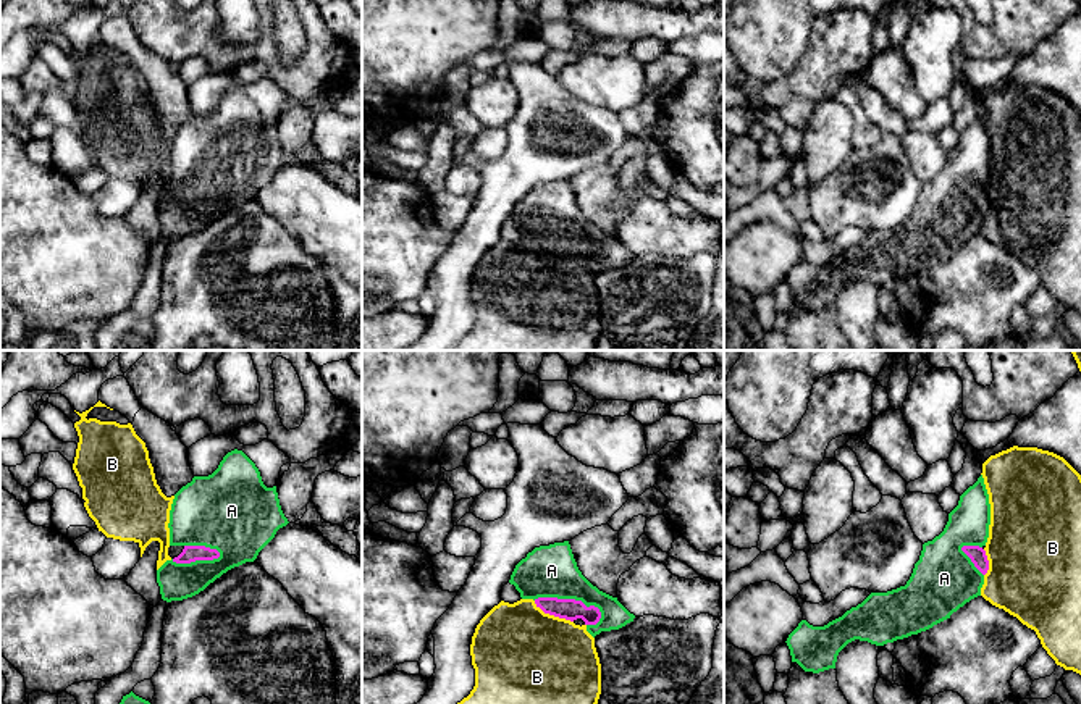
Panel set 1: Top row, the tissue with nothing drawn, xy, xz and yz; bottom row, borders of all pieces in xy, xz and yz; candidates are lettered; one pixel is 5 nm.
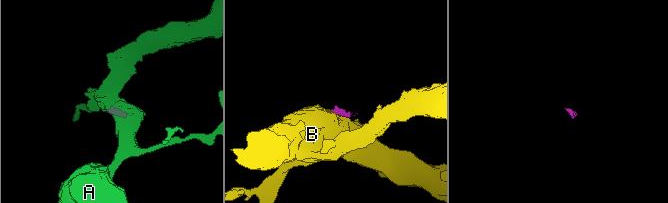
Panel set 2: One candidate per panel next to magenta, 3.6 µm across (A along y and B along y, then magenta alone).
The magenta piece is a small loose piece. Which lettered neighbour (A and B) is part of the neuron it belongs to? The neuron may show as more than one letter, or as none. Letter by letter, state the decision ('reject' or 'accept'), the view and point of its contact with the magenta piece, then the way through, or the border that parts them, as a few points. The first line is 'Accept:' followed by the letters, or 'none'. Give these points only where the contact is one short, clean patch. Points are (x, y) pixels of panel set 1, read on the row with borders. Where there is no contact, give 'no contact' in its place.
Accept: A
A: accept; contact xz (571, 599); way xz (569, 609), (571, 599), (555, 583), (551, 570)
B: reject; contact xz (553, 614); border xz (534, 601), (545, 612), (572, 622)

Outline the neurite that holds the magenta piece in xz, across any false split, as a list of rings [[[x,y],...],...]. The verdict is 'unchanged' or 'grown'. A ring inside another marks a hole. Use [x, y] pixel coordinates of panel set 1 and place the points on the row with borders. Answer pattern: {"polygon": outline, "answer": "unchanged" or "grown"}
{"polygon": [[[569,541],[535,547],[515,565],[509,583],[545,614],[570,622],[582,618],[593,638],[635,618],[617,597],[599,591],[582,575]]], "answer": "grown"}

